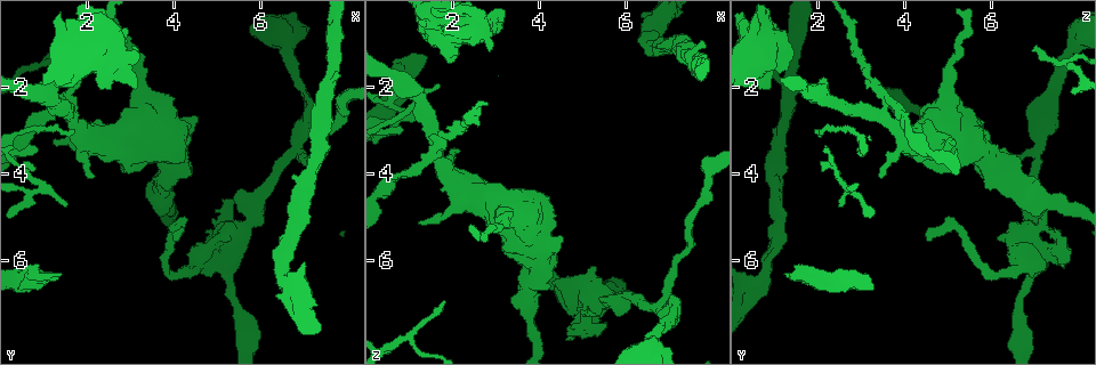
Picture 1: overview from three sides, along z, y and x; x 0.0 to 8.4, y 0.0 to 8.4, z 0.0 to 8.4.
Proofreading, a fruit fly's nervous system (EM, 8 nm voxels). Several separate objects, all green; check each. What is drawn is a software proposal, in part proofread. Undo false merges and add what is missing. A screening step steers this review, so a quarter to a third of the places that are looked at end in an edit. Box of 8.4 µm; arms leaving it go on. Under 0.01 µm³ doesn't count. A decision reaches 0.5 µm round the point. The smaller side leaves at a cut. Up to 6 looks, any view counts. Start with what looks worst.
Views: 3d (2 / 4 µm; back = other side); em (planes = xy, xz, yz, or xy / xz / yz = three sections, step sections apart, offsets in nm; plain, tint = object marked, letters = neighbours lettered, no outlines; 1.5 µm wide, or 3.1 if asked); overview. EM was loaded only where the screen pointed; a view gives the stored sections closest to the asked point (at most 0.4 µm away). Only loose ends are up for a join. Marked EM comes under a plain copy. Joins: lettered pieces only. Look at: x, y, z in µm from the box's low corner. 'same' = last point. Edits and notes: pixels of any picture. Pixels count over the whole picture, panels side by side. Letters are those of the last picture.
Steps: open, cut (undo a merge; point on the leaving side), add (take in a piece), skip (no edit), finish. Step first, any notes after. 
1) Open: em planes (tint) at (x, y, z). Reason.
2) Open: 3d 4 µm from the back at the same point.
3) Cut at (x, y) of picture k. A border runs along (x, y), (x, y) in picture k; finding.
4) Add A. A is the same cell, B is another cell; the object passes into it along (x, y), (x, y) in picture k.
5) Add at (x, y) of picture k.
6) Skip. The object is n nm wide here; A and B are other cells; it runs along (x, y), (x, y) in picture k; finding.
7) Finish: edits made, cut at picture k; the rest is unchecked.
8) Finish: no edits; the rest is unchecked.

Open: 3d 4 µm from the back at (2.80, 0.70, 1.15). Stops while still wide.

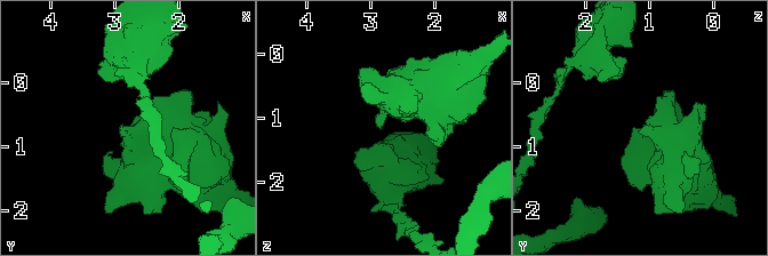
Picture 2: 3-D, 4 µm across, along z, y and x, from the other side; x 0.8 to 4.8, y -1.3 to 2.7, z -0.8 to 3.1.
Open: em xy step 8 (letters) at (2.90, 0.75, 1.20). Now the EM.

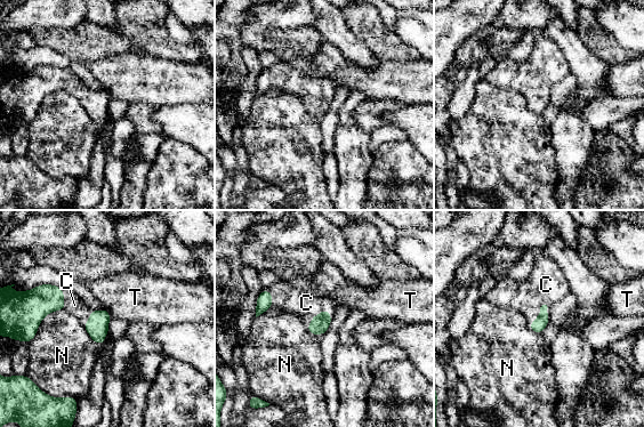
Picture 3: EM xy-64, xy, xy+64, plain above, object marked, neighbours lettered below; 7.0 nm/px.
Add C. The longest contact is with N, 260 nm; C is the same cell, N and T are other cells; the object passes into it along (538, 325), (539, 314), (546, 284) in picture 3; the neuron continues.

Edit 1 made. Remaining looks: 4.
Open: em planes (letters) at (4.65, 5.80, 7.85). Branch stops here.

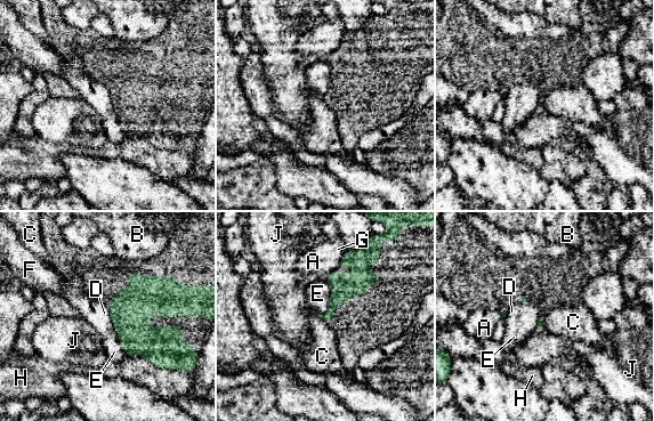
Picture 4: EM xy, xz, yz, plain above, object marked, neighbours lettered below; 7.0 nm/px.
Skip. A, B, C, D, E, F, G, H and J are other cells; it runs along (364, 265), (325, 316) in picture 4; none of them fits.

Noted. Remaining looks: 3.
Open: 3d 4 µm at (1.70, 2.65, 3.55). Looks like a crossing.

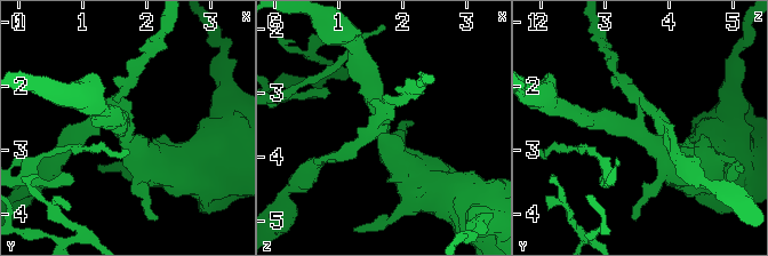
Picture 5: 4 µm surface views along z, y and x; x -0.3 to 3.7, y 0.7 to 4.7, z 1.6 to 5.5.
Open: em planes (tint) at (1.65, 2.65, 3.55). Need the tissue.

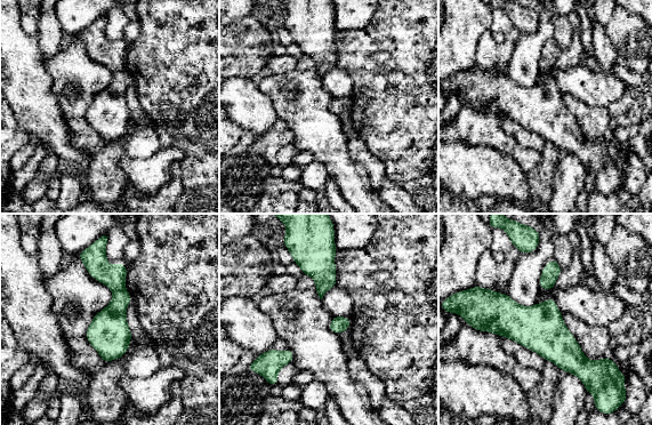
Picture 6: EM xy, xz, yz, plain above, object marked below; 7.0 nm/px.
Open: em planes (letters) at the same point.

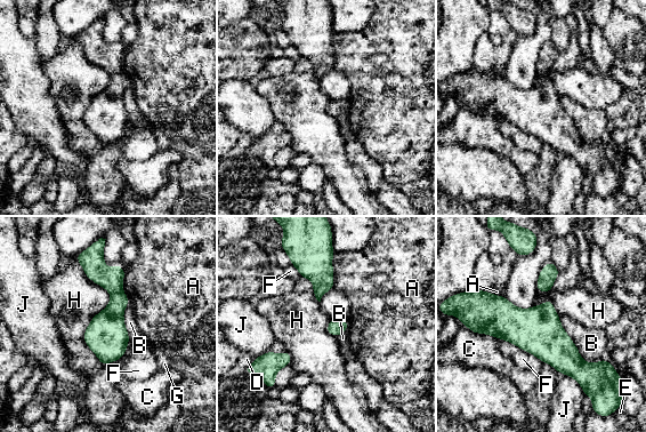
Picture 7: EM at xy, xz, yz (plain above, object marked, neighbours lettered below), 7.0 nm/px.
Cut at (111, 278) of picture 7. The object is 300 nm wide here; A, B, C, D, E, F, G, H and J are other cells; a border runs along (122, 290), (112, 295) in picture 7; a second neuron is stuck on.

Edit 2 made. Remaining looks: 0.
Finish: edits made, add at picture 3, cut at picture 7; the rest is unchecked.

